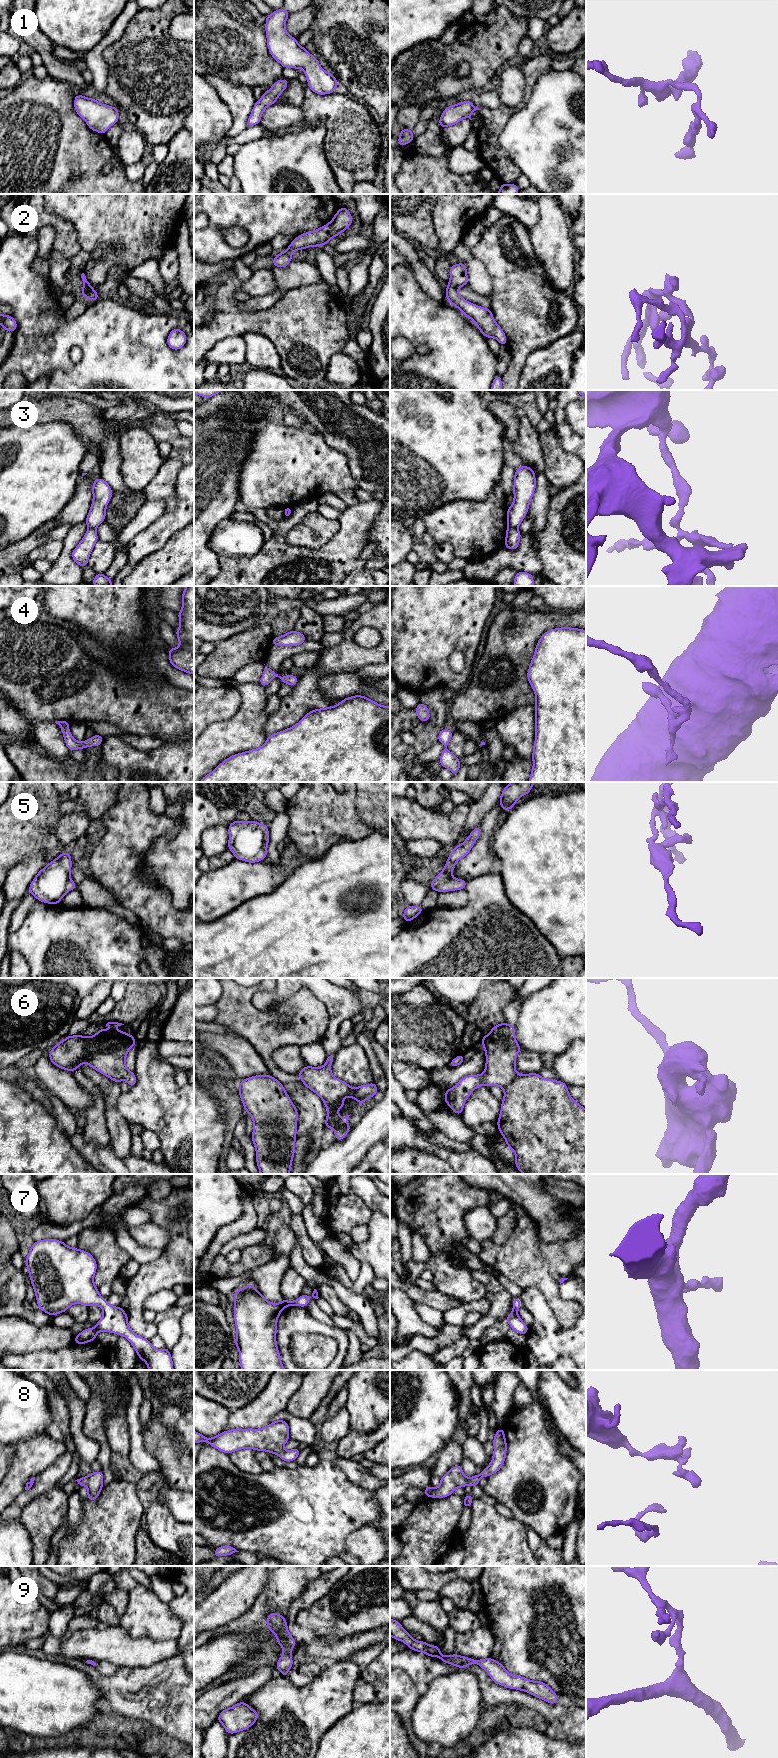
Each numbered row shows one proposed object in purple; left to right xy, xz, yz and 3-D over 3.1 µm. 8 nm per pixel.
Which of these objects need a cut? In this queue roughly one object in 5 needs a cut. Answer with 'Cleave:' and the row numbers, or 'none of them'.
Cleave: 3

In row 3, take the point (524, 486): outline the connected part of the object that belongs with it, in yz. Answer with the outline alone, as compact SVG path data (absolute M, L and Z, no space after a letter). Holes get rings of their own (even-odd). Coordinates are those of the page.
M522 465L515 470L514 475L514 500L507 509L507 526L518 528L528 513L530 501L536 488L535 472L531 467Z

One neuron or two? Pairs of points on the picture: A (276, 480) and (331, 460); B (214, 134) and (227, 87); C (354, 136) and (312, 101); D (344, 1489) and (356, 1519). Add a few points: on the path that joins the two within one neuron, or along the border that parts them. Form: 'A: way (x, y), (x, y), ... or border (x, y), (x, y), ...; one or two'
A: way (290, 467), (317, 467); one
B: border (209, 84), (227, 107), (232, 119), (231, 125); two
C: way (344, 126), (327, 109), (322, 108); one
D: way (344, 1496), (344, 1507), (349, 1512); one

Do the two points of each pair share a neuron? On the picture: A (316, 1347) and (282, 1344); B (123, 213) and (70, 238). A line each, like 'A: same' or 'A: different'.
A: different
B: different

